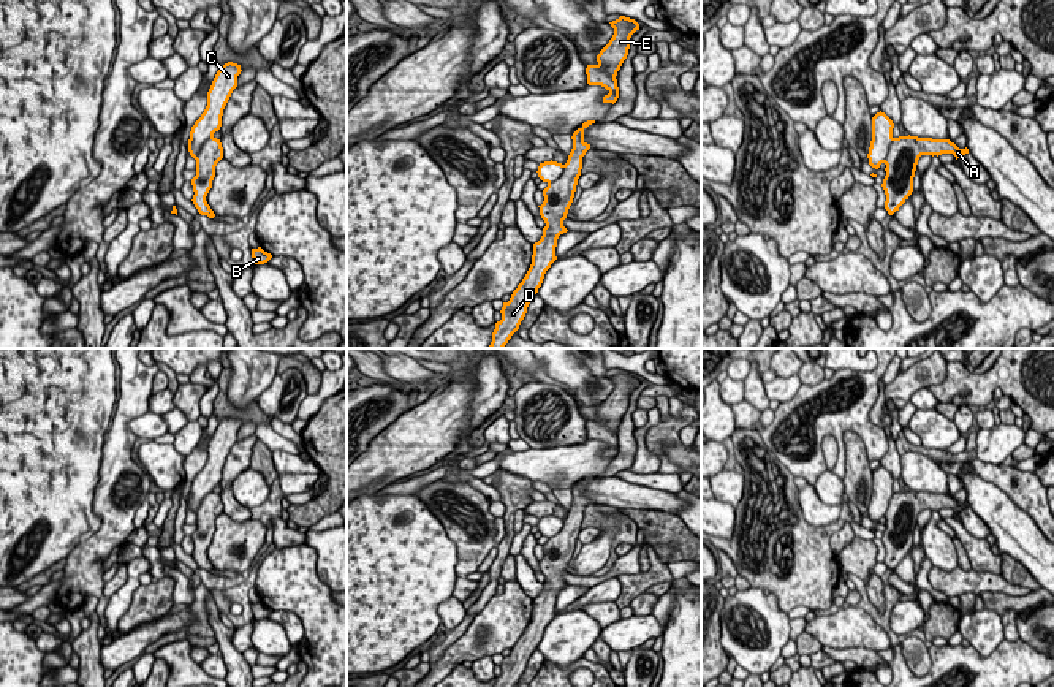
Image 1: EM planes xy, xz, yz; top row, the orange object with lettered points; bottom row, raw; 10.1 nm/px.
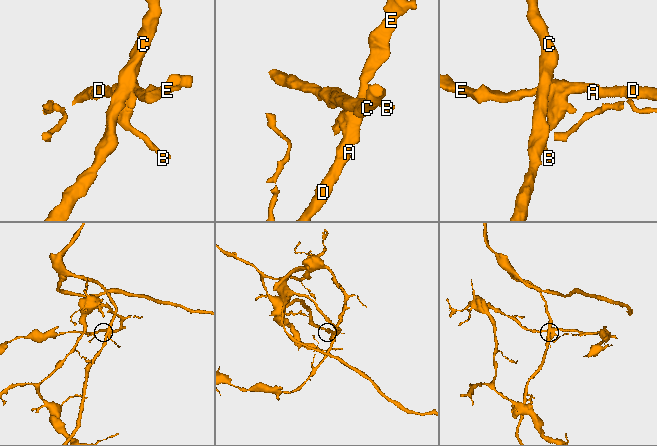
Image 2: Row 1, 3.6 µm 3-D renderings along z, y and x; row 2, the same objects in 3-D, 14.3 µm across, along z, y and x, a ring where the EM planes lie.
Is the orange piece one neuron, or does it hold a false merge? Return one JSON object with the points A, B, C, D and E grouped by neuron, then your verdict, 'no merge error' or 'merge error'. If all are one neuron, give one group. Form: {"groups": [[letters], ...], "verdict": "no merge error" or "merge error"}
{"groups": [["A", "B", "C", "D", "E"]], "verdict": "no merge error"}

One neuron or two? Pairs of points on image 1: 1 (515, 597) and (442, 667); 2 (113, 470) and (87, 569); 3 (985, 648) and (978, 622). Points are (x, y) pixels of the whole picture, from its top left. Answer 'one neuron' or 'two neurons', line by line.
1: one neuron
2: one neuron
3: one neuron

